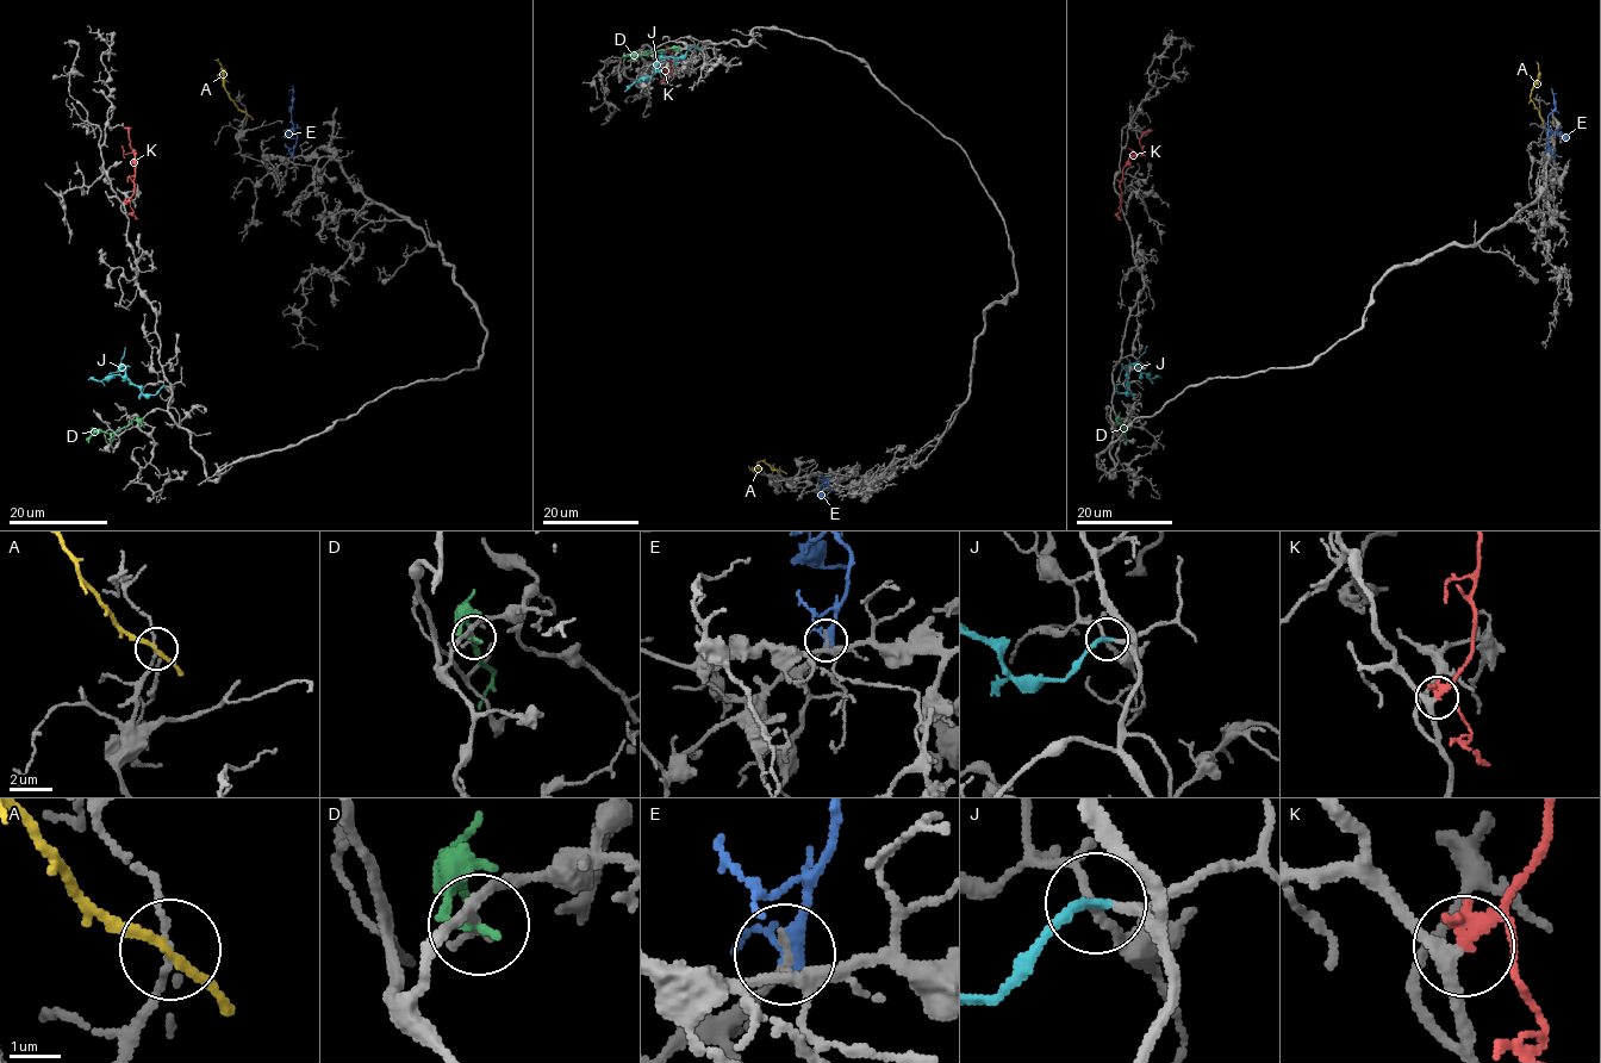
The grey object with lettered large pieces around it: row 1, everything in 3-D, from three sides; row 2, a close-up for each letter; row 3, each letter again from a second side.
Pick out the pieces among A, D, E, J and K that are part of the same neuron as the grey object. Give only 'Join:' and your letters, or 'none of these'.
Join: J, K

